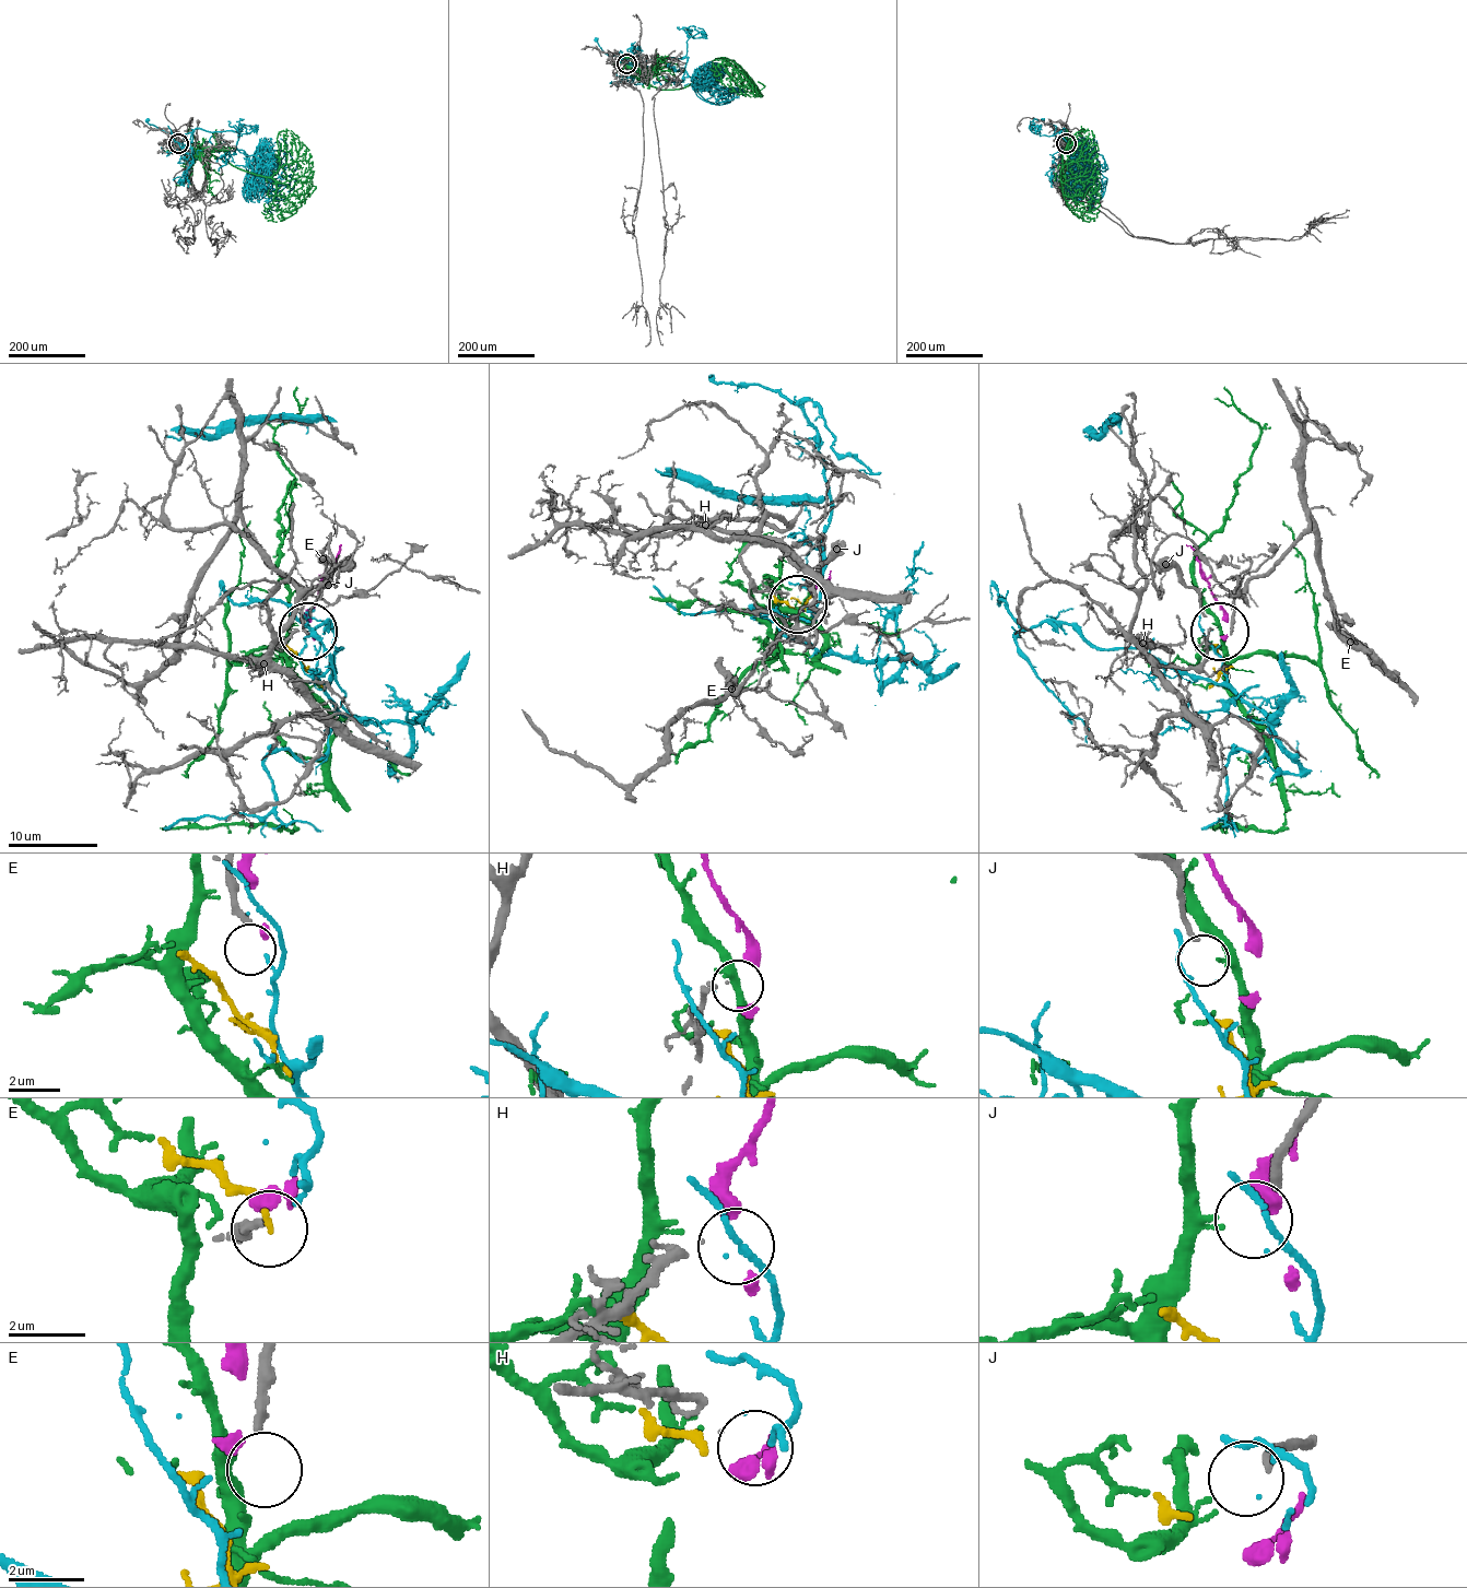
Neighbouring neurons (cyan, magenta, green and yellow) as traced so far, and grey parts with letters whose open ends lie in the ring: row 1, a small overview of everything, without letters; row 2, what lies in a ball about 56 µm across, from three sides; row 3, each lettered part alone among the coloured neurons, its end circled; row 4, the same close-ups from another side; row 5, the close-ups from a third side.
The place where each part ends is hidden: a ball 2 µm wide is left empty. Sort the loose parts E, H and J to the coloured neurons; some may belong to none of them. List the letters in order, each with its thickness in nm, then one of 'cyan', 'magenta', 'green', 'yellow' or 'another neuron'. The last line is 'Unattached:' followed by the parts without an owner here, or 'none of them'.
E: 240 nm thick; another neuron
H: 60 nm thick; magenta
J: 200 nm thick; another neuron
Unattached: E, J

